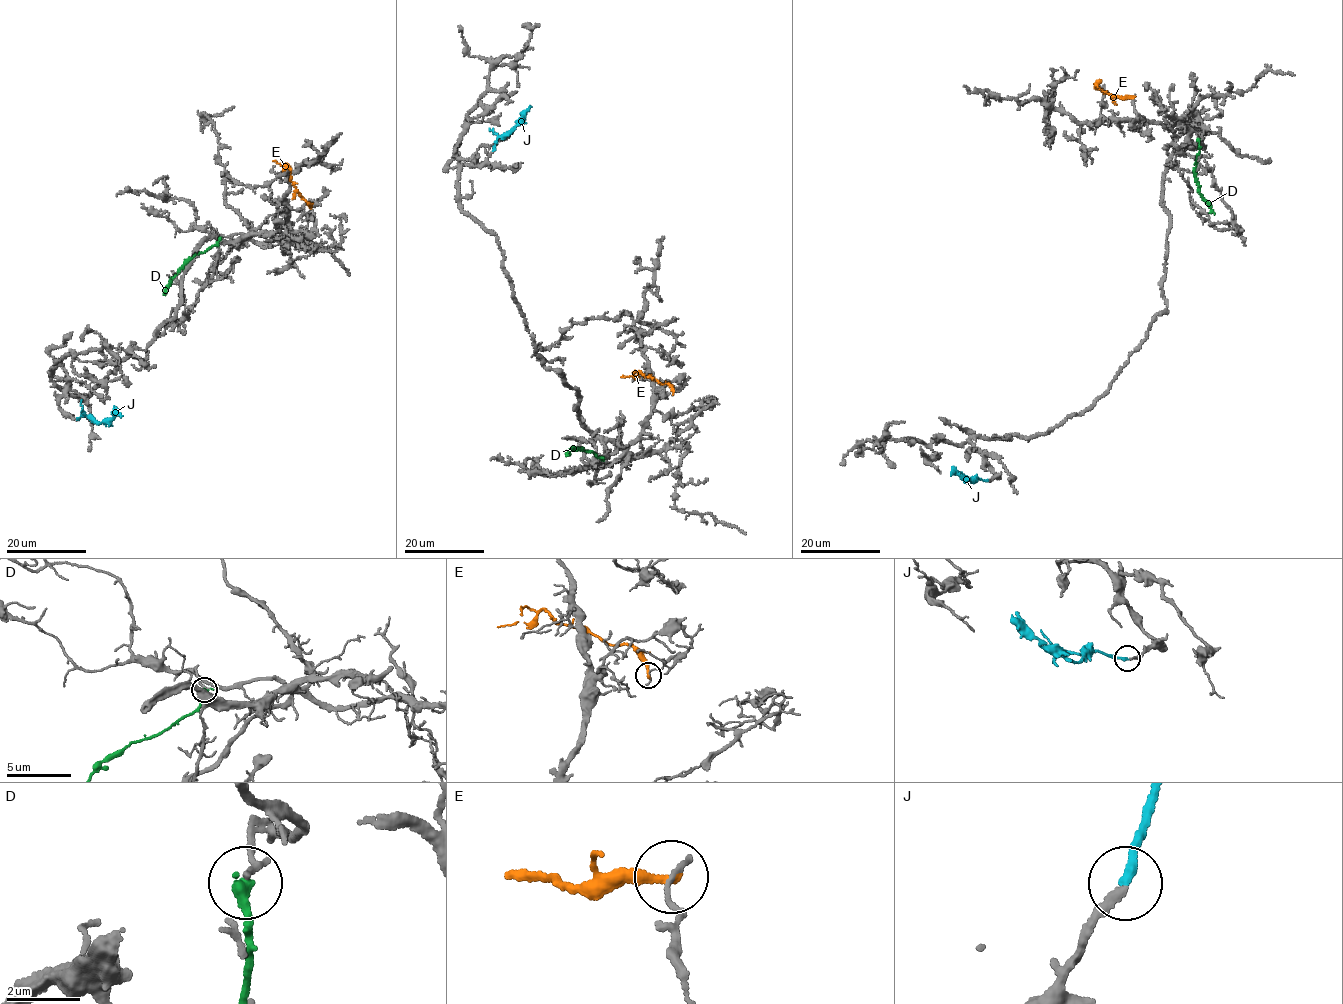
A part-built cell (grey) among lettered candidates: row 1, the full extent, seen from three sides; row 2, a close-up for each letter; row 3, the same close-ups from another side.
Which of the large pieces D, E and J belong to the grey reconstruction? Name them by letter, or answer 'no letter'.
J

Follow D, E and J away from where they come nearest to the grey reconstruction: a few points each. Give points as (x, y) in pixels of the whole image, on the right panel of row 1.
D: (1198, 139), (1194, 173), (1203, 199), (1215, 213)
E: (1133, 97), (1120, 97), (1104, 91), (1097, 86), (1098, 82), (1094, 84)
J: (988, 481), (977, 478), (971, 482), (953, 472), (950, 475)

